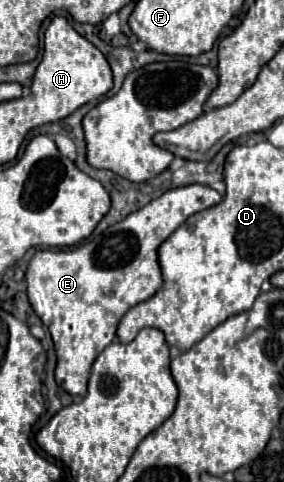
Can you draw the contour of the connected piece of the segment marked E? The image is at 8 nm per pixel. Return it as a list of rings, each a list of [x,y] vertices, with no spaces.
[[[188,184],[180,188],[172,188],[164,192],[160,198],[152,200],[144,208],[128,214],[124,220],[106,228],[98,238],[86,242],[72,250],[38,250],[28,264],[26,284],[28,284],[28,300],[34,312],[40,316],[42,324],[50,330],[58,364],[56,364],[56,382],[72,396],[84,396],[86,384],[90,376],[90,368],[94,358],[114,340],[116,326],[120,318],[138,302],[148,300],[162,286],[162,274],[158,264],[158,246],[192,214],[210,208],[222,200],[210,186]]]

